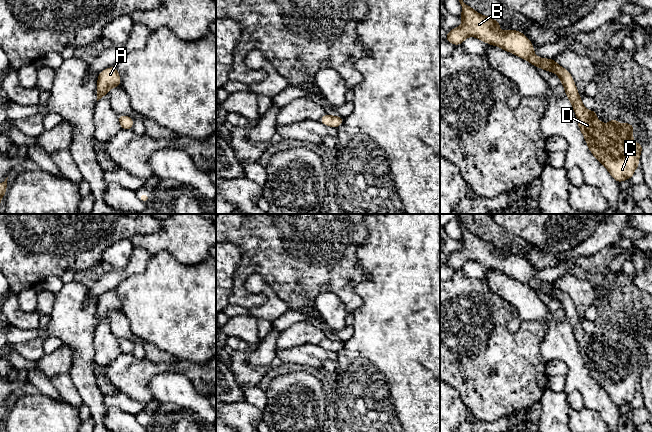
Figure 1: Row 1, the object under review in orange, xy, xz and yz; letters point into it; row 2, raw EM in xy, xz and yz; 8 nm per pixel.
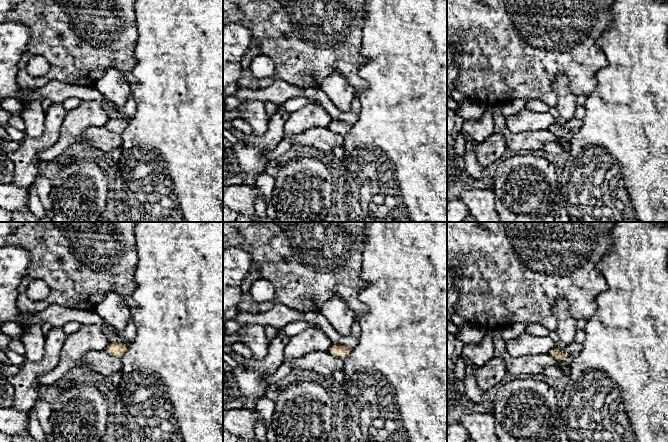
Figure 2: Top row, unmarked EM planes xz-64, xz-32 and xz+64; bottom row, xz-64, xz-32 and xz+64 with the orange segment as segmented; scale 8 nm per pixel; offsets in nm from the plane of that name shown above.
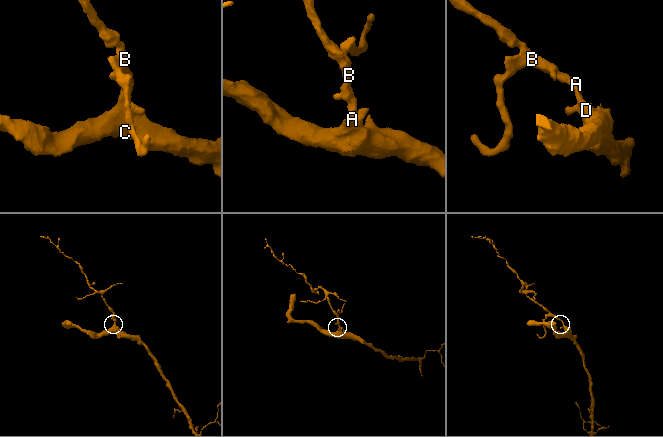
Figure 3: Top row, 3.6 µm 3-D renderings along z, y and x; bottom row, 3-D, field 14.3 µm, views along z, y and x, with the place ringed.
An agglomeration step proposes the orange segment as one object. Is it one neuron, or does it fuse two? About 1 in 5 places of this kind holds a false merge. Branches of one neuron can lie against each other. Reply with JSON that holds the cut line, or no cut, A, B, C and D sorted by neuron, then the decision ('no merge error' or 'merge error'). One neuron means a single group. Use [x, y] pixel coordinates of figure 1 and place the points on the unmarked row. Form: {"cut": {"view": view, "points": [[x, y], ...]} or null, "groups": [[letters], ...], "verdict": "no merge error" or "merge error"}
{"cut": null, "groups": [["A", "B", "C", "D"]], "verdict": "no merge error"}

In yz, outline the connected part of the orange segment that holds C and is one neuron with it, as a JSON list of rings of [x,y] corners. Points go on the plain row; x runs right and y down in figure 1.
[[[461,222],[458,223],[462,230],[460,240],[462,249],[450,254],[445,264],[457,270],[469,260],[476,261],[529,285],[535,291],[555,296],[565,311],[565,318],[572,327],[578,350],[590,376],[618,407],[631,403],[639,390],[639,380],[642,376],[642,367],[633,366],[633,348],[618,348],[612,341],[610,348],[603,348],[597,344],[598,336],[589,335],[583,330],[581,320],[568,294],[558,289],[554,283],[536,281],[533,268],[522,256],[517,254],[501,256],[498,245],[479,238]]]

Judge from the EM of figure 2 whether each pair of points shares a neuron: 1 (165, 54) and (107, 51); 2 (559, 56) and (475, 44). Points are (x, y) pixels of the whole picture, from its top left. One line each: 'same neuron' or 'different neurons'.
1: different neurons
2: same neuron

